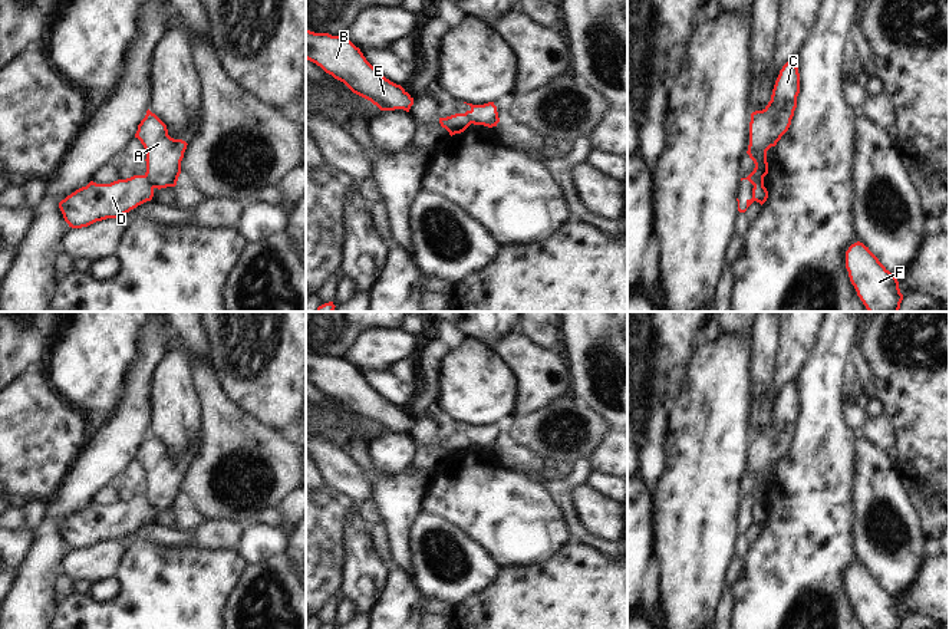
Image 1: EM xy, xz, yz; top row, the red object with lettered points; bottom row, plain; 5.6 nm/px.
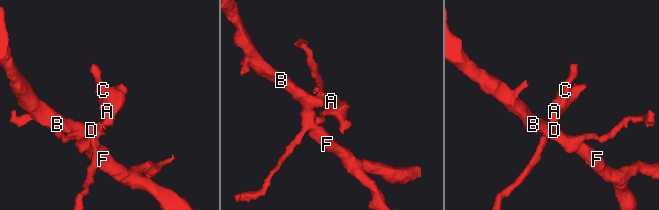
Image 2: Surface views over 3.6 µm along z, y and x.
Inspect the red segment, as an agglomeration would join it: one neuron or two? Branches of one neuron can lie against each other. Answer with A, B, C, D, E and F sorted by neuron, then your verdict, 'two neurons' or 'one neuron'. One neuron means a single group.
A C / B D E F; two neurons

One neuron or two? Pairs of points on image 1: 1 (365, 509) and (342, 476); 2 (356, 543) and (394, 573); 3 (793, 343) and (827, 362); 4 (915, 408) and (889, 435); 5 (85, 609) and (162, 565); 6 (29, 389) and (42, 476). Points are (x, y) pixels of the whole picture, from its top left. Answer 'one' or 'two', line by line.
1: two
2: two
3: two
4: two
5: one
6: one

